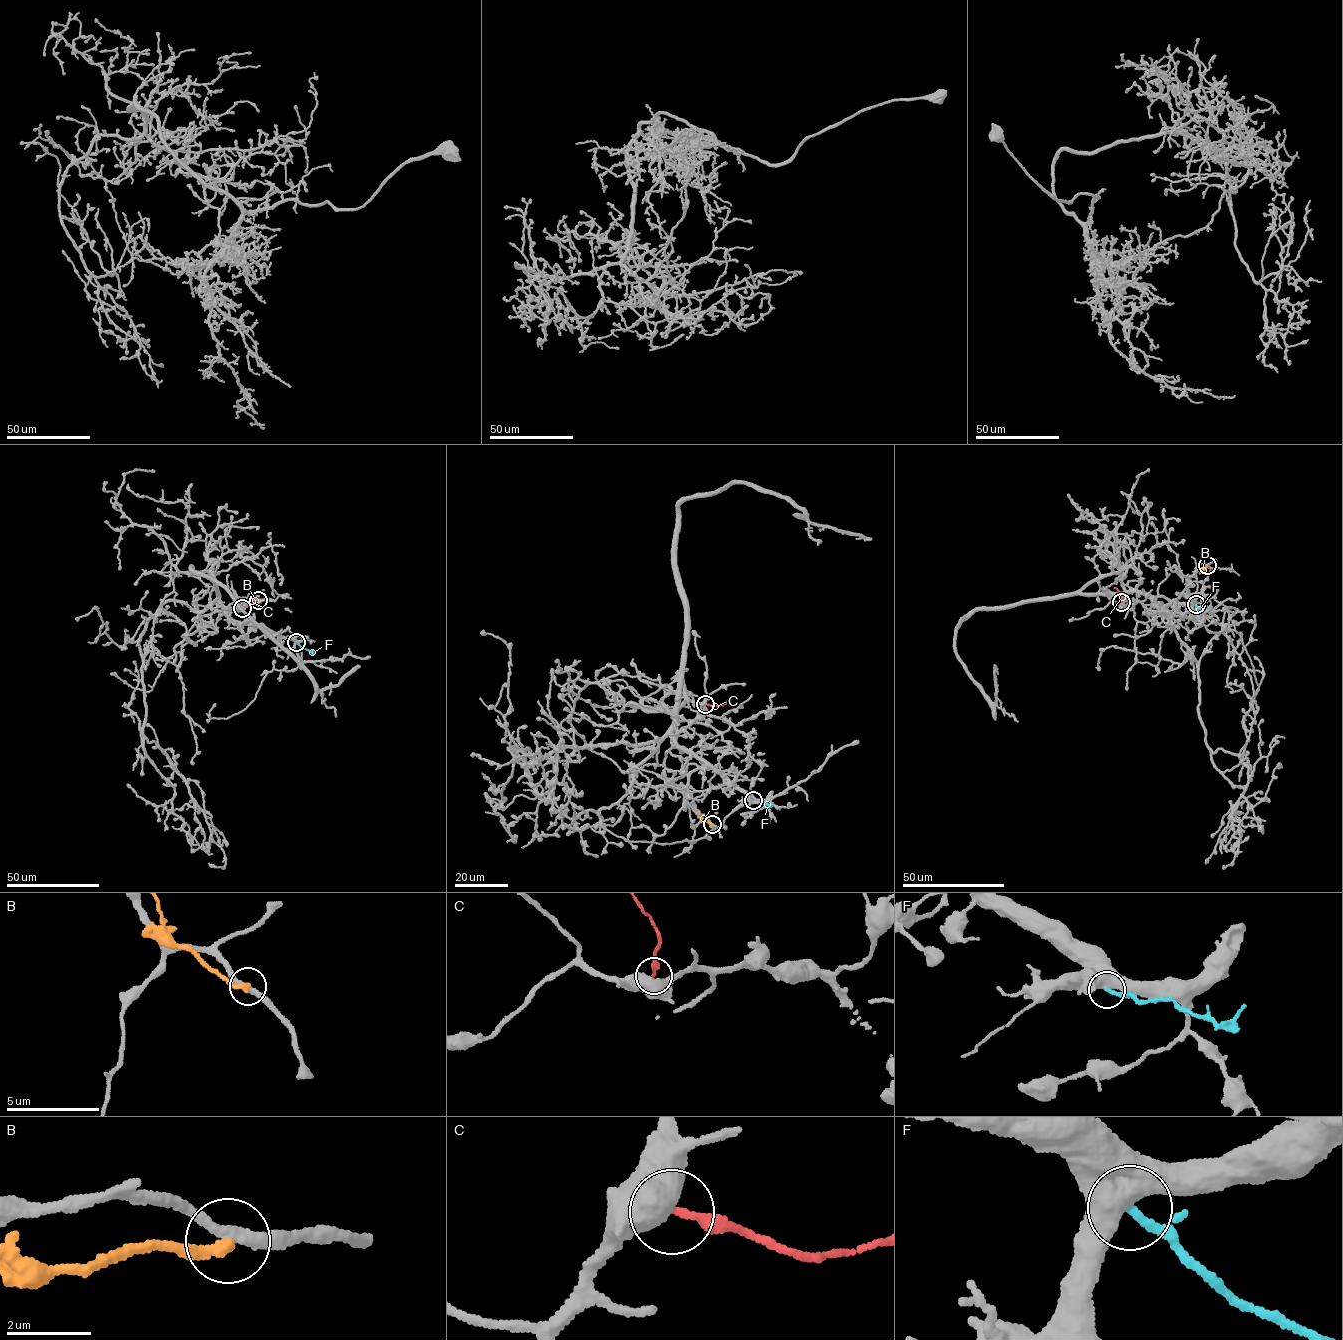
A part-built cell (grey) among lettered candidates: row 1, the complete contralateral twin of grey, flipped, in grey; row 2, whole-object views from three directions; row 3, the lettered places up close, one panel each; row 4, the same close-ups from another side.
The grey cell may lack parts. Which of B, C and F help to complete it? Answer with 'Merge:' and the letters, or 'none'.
Merge: none

